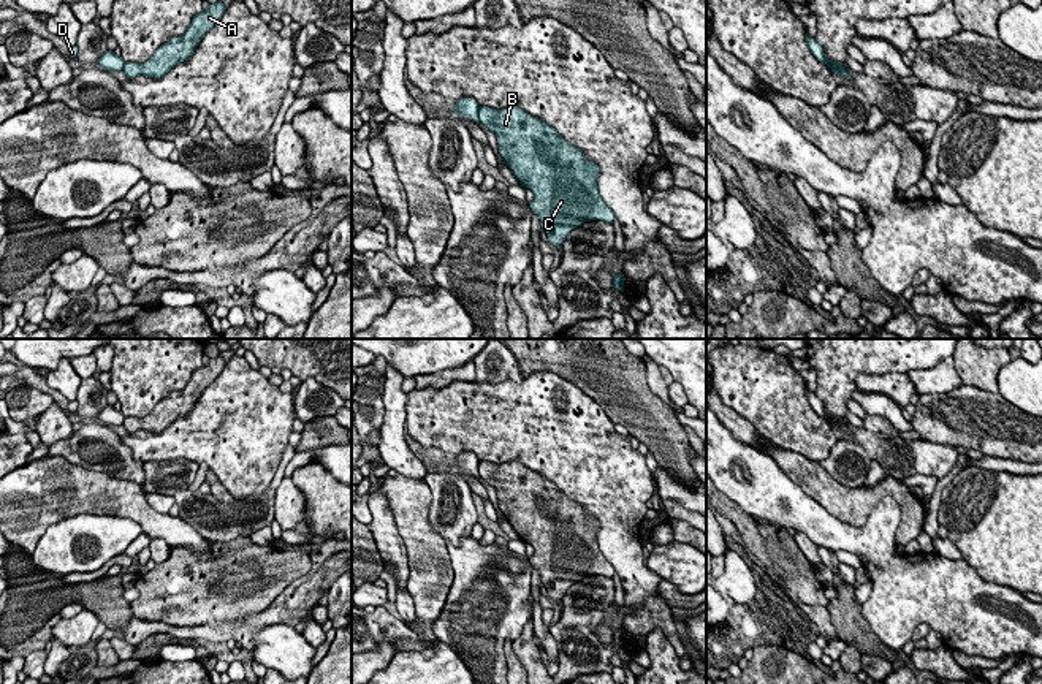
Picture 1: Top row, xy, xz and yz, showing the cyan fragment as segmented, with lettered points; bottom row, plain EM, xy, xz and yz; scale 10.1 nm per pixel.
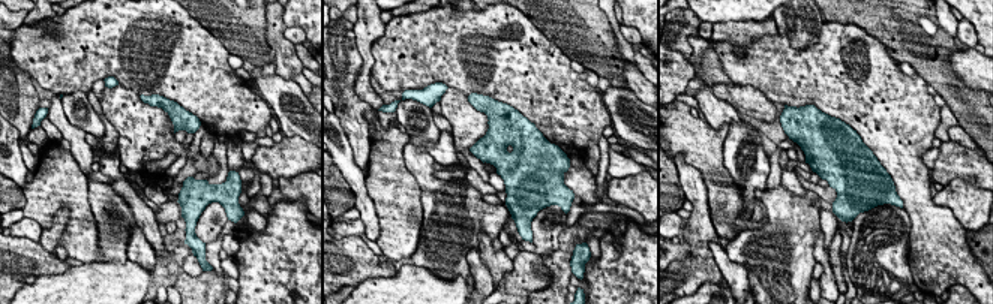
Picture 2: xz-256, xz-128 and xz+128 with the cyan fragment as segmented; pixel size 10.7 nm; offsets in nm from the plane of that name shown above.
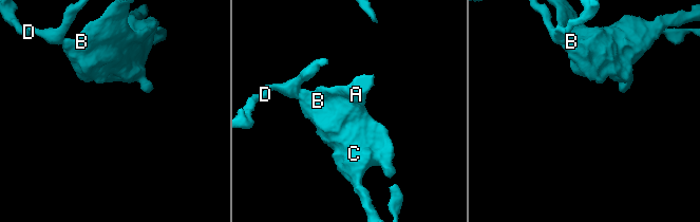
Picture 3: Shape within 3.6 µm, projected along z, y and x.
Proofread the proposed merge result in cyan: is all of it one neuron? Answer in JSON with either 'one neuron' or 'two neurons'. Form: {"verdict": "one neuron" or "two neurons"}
{"verdict": "two neurons"}

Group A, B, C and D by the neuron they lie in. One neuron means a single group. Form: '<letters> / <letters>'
A B C / D

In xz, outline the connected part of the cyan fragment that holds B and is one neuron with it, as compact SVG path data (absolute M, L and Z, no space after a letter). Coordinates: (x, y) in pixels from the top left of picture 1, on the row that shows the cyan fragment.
M480 106L478 122L497 136L499 155L504 163L516 176L521 187L534 193L529 207L532 214L538 215L540 226L553 245L561 249L569 233L584 222L613 223L614 212L599 193L599 166L588 162L583 150L565 141L556 128L519 106L504 109Z

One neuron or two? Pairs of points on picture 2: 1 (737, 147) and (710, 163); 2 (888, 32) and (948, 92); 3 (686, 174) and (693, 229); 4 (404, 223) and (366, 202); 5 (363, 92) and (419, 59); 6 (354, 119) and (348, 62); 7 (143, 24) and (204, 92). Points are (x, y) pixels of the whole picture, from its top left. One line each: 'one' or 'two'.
1: two
2: one
3: one
4: two
5: two
6: one
7: one

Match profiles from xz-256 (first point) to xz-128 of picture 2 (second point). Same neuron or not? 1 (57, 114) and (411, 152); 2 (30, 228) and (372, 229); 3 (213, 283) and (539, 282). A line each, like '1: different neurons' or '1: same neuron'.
1: same neuron
2: different neurons
3: different neurons

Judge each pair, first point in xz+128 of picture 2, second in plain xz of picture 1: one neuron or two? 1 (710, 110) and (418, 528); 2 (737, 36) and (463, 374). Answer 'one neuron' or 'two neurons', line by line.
1: two neurons
2: one neuron

